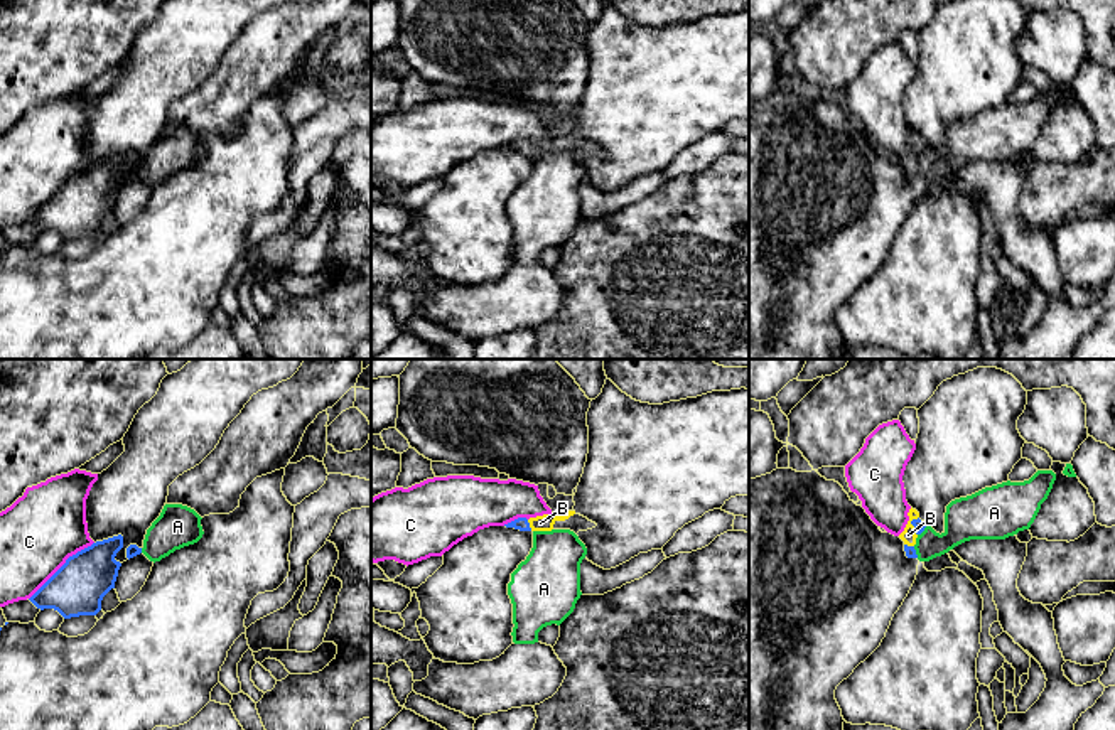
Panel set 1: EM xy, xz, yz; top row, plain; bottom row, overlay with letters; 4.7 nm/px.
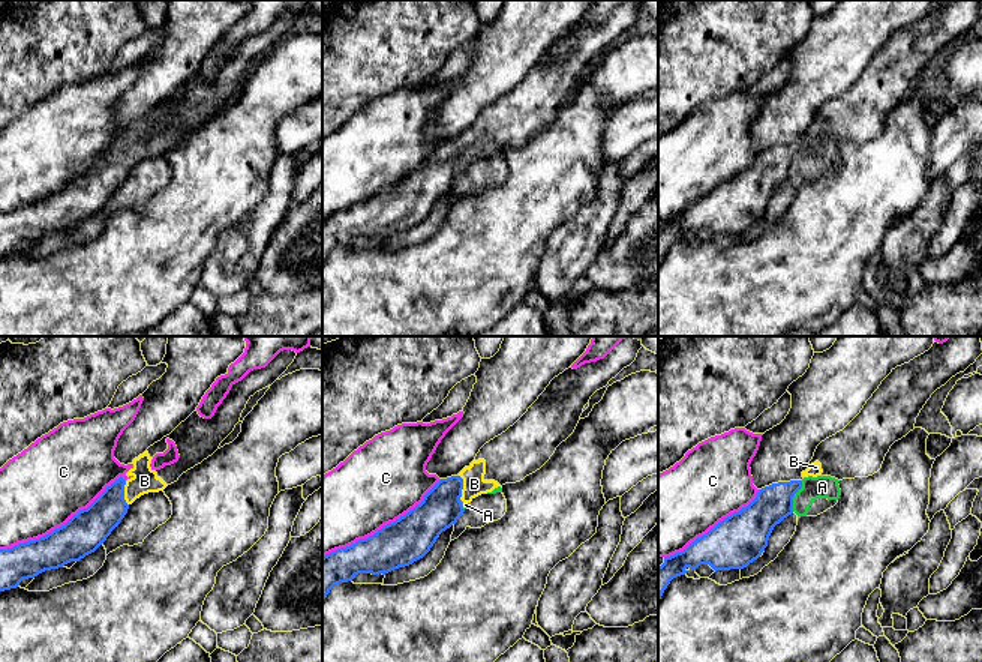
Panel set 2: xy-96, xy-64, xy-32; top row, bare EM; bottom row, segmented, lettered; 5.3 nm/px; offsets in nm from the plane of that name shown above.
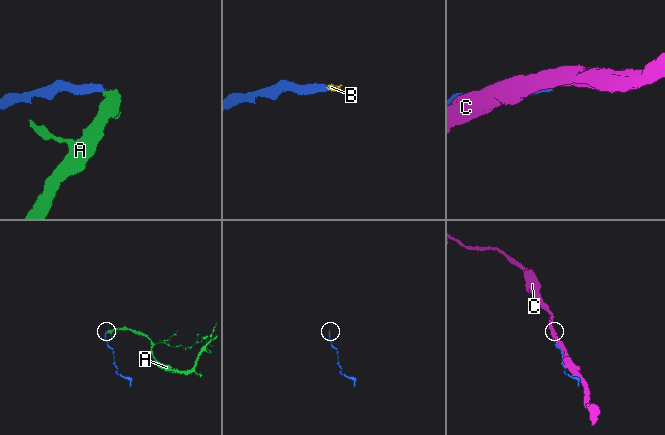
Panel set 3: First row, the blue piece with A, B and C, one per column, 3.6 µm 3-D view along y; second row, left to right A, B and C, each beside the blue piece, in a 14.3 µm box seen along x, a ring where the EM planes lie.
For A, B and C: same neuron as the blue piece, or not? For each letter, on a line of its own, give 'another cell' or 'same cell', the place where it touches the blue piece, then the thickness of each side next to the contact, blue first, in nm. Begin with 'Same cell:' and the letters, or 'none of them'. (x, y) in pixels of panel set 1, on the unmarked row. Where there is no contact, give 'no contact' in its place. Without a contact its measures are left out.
Same cell: B
A: another cell; meets blue in yz at (915, 174); 50 nm thick on the blue side, 150 nm on the other
B: same cell; meets blue in xz at (528, 147); 60 nm thick on the blue side, 80 nm on the other
C: another cell; meets blue in xy at (61, 189); 260 nm thick on the blue side, 380 nm on the other

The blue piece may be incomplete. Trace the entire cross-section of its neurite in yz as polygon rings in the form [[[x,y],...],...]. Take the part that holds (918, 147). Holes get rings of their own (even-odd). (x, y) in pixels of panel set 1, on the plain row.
[[[909,132],[909,143],[899,160],[904,164],[904,174],[908,180],[918,180],[914,167],[916,160],[924,153],[926,145],[919,142],[919,135],[916,132]]]

